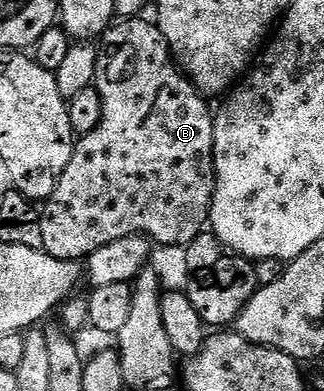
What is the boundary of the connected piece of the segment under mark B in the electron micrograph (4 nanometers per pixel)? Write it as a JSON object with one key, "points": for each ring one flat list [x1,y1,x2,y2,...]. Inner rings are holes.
{"points":[[125,19,120,23,114,24,112,27,105,30,103,36,99,41,99,48,97,49,97,80,95,82,95,88,99,91,99,95,101,96,102,103,102,115,101,122,99,123,99,127,95,131,91,131,87,134,87,136,80,138,74,144,73,154,71,155,71,163,67,163,67,171,63,171,63,175,59,179,59,183,55,187,55,191,51,191,51,195,46,201,40,206,39,212,41,215,41,230,43,231,43,243,41,244,41,248,45,250,45,252,50,253,52,257,55,259,59,259,60,261,76,261,78,263,84,262,89,258,95,251,99,251,103,247,107,247,111,244,112,241,118,241,119,239,123,239,124,237,135,237,142,236,148,237,150,242,156,243,158,246,163,245,182,245,184,247,191,246,193,240,196,239,197,236,200,235,201,232,206,232,208,223,209,223,209,212,211,211,211,203,213,202,213,182,215,180,213,176,213,119,214,114,209,113,209,105,210,102,206,100,202,94,197,92,196,87,193,86,193,82,189,80,188,77,185,76,184,73,181,72,176,61,173,60,173,54,169,51,169,45,165,41,165,36,161,34,160,29,157,28,156,24,152,20,145,21,146,19],[125,45,142,45,142,49,133,49,129,53,129,49]]}

